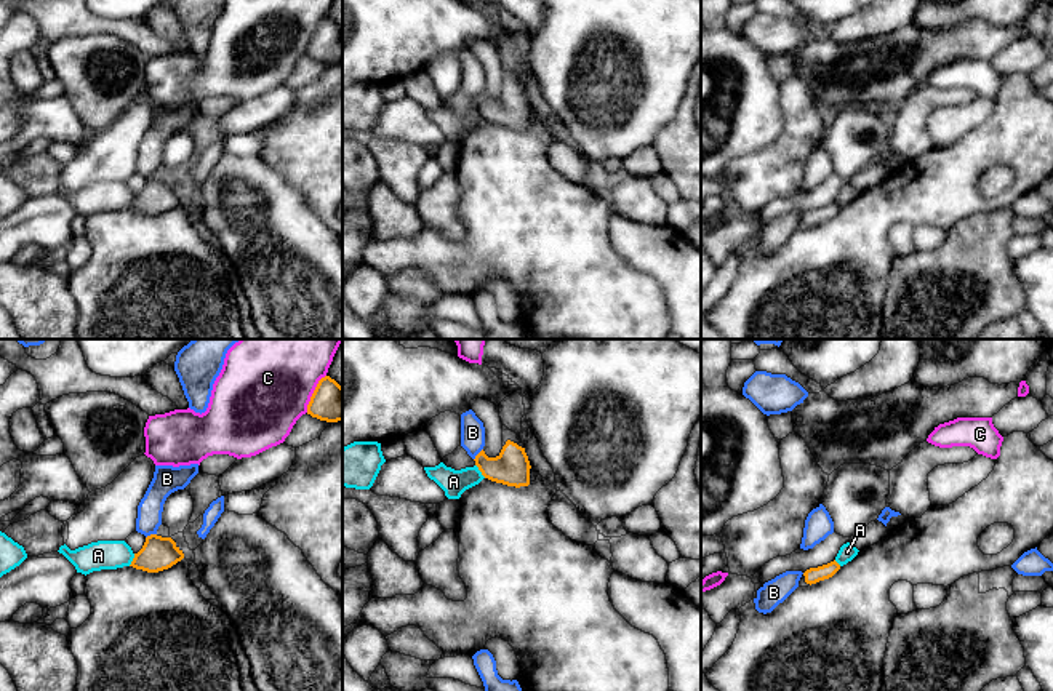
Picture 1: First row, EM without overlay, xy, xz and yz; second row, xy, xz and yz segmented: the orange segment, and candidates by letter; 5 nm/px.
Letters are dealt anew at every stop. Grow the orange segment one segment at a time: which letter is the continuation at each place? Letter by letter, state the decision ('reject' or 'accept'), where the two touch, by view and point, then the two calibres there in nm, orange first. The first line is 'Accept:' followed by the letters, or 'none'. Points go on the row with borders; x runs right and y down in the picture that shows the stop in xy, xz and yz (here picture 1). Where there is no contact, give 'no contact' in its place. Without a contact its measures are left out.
Accept: none
A: reject; meets orange in xz at (479, 469); 180 nm thick on the orange side, 130 nm on the other
B: reject; meets orange in xy at (151, 535); 170 nm thick on the orange side, 130 nm on the other
C: reject; meets orange in xy at (312, 394); 200 nm thick on the orange side, 480 nm on the other

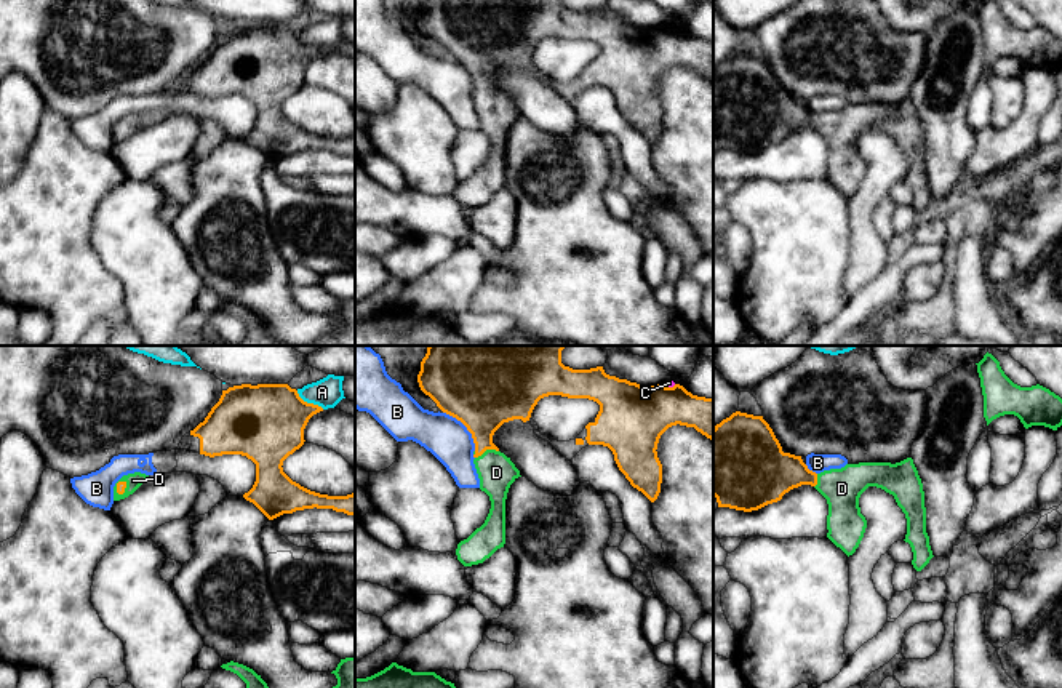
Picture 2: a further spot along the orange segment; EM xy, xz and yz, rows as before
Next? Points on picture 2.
Accept: D
A: reject; meets orange in xy at (309, 404); 380 nm thick on the orange side, 150 nm on the other
B: reject; meets orange in xz at (466, 426); 480 nm thick on the orange side, 220 nm on the other
C: reject; meets orange in xz at (669, 388); 340 nm thick on the orange side, 30 nm on the other
D: accept; meets orange in xz at (485, 450); 300 nm thick on the orange side, 190 nm on the other

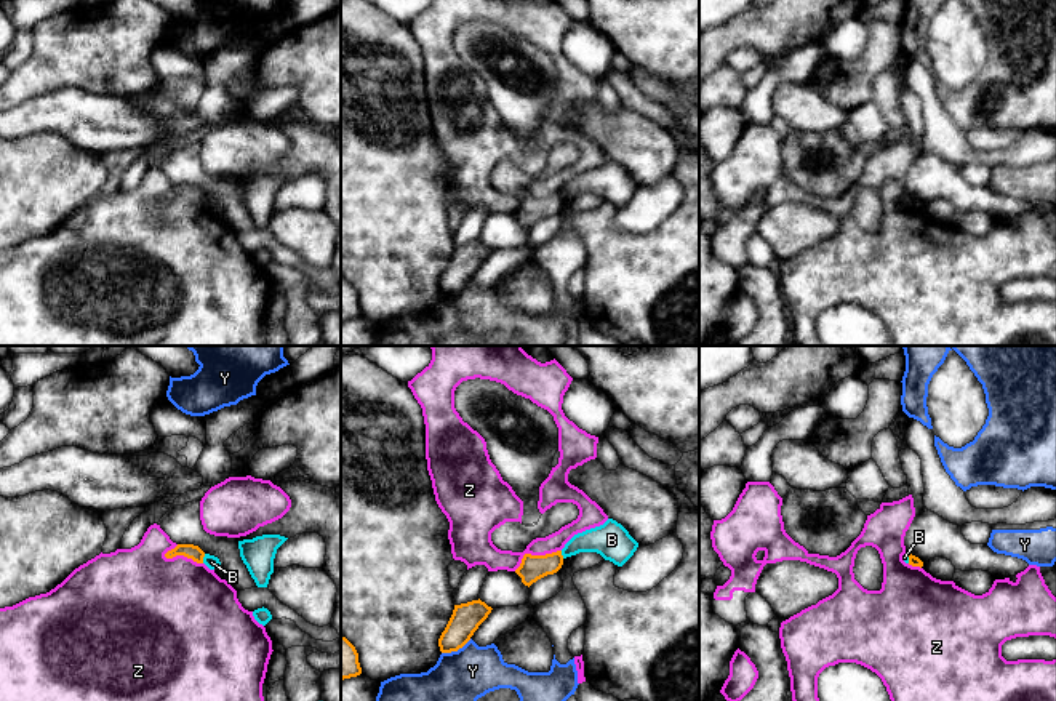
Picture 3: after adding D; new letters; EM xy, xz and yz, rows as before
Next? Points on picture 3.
Accept: none
B: reject; meets orange in xy at (202, 559); 70 nm thick on the orange side, 70 nm on the other
Y: reject; meets orange in xz at (456, 650); 150 nm thick on the orange side, 260 nm on the other
Z: reject; meets orange in xy at (183, 554); 70 nm thick on the orange side, 460 nm on the other

